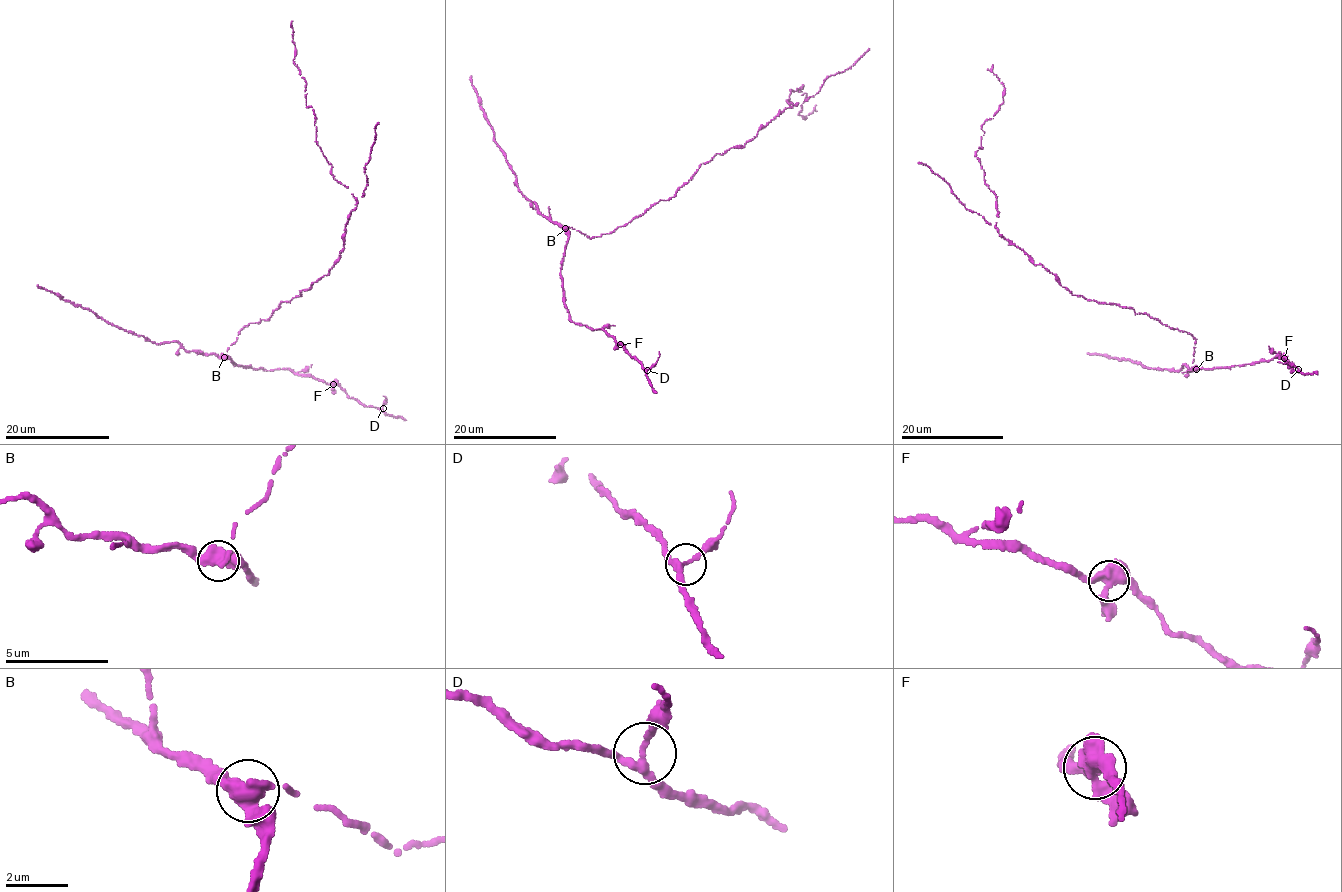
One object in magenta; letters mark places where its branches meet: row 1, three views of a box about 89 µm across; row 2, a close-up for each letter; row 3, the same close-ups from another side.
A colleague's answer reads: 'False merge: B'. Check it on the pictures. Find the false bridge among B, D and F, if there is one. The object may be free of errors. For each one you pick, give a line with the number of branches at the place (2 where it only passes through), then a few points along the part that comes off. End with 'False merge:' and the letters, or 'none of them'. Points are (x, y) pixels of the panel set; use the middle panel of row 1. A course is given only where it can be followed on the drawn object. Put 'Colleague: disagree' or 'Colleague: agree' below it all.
B: 3 | (566, 228), (611, 233), (673, 197), (701, 164), (797, 103), (791, 89), (807, 93), (798, 115), (817, 111)
False merge: B
Colleague: agree

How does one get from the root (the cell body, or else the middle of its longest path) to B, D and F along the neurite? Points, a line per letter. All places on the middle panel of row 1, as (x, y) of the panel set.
B: (679, 189), (673, 197), (654, 203), (642, 215), (608, 233), (589, 237), (571, 227), (566, 228)
D: (679, 189), (608, 233), (591, 238), (571, 227), (566, 230), (560, 278), (569, 317), (606, 331), (647, 370)
F: (679, 189), (608, 233), (591, 238), (571, 227), (566, 230), (560, 278), (569, 317), (602, 329), (620, 344)

